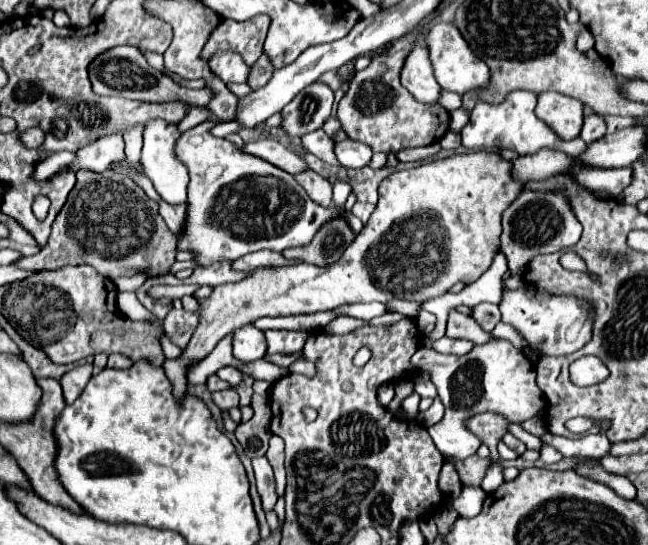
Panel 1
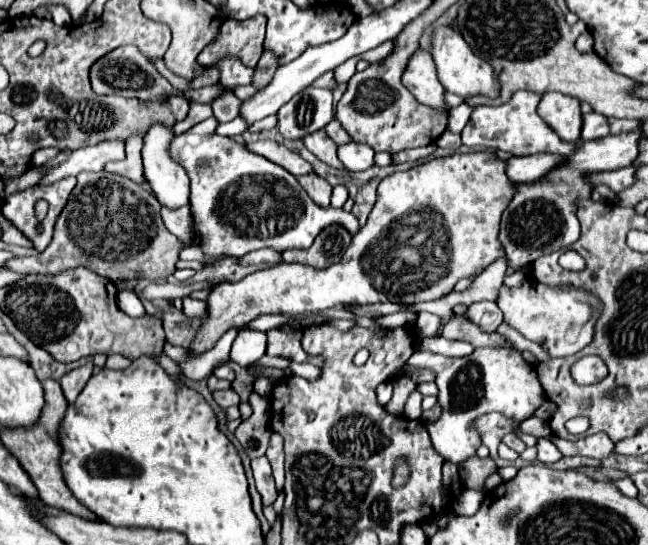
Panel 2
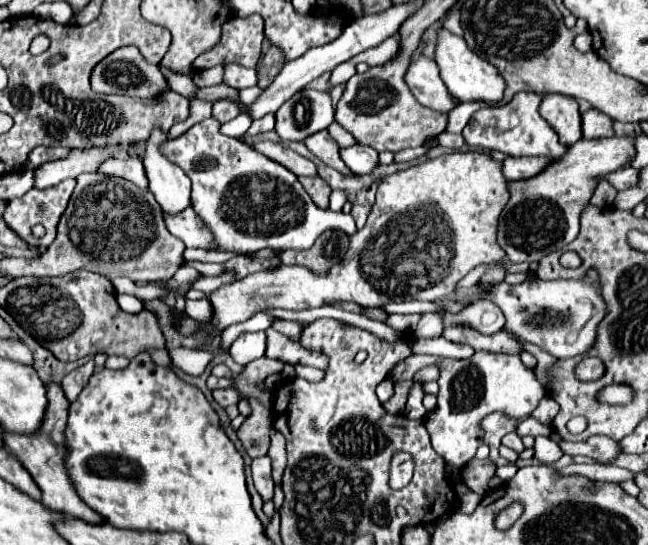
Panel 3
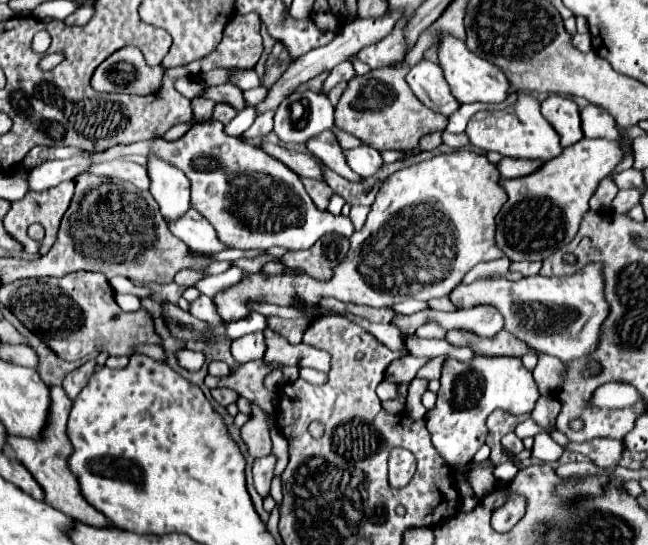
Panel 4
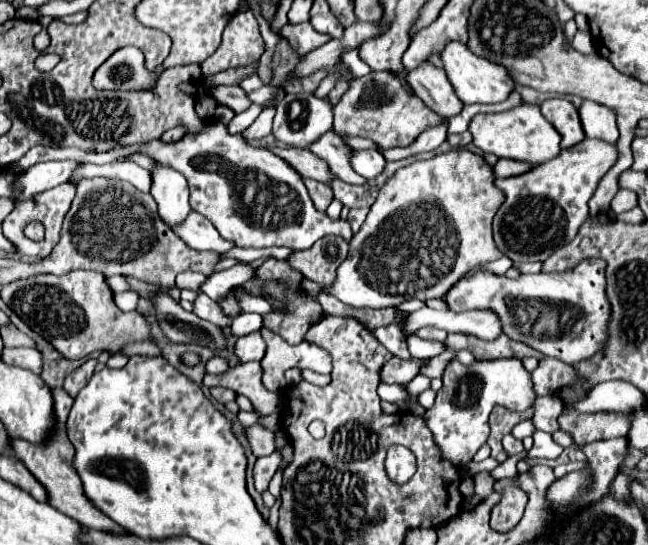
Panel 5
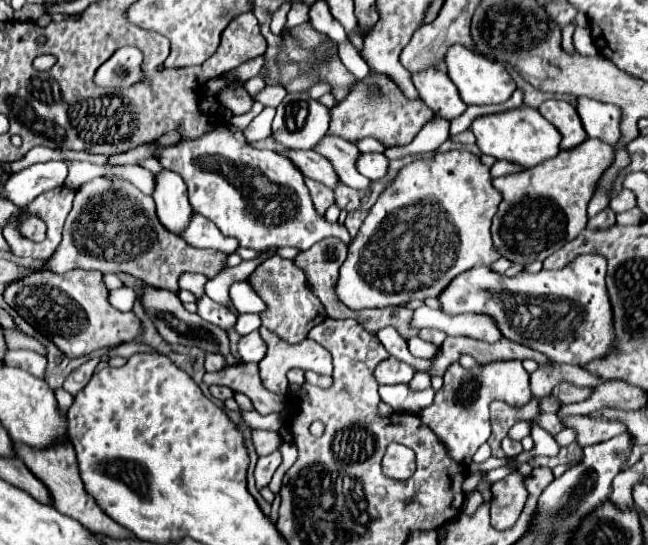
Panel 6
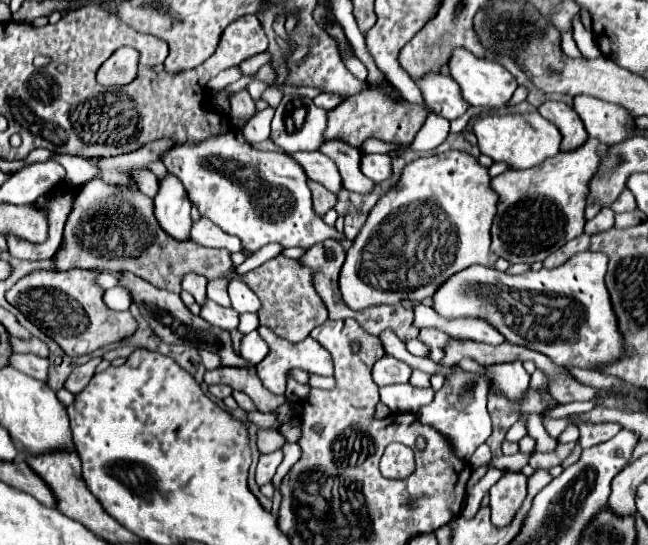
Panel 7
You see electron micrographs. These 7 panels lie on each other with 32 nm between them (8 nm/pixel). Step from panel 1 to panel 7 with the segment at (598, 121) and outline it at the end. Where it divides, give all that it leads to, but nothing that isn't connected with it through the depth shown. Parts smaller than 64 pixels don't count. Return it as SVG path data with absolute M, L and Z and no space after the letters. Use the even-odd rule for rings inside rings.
M576 96L572 106L582 118L590 138L596 138L604 144L616 144L630 136L628 120L632 120L632 116L624 106L592 96Z

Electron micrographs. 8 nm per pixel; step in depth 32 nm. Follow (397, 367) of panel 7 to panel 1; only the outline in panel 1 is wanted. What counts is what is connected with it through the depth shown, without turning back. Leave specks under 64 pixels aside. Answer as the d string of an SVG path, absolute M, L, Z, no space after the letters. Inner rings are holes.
M494 340L484 346L474 346L474 350L466 356L438 354L430 348L420 348L410 362L416 370L428 370L432 382L438 386L438 398L444 404L444 416L434 426L428 426L428 434L444 458L464 460L476 454L482 442L468 428L468 420L472 416L482 412L498 412L510 422L520 424L528 418L534 418L544 406L544 394L536 384L534 364L508 340Z

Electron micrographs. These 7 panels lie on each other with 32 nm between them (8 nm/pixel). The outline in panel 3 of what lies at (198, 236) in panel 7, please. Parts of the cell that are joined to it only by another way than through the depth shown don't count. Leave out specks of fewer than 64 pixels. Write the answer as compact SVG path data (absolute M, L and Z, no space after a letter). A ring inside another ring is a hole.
M186 208L178 216L164 216L164 220L170 234L180 238L188 248L202 248L202 250L218 248L212 230L200 220L200 216L192 208Z

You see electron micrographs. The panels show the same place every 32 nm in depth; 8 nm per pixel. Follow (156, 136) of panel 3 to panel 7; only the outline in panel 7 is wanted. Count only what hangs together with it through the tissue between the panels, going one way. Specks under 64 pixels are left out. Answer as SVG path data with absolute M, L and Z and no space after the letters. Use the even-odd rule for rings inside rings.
M168 174L160 180L160 192L154 198L154 216L160 228L174 240L188 240L192 218L190 218L190 200L176 176Z

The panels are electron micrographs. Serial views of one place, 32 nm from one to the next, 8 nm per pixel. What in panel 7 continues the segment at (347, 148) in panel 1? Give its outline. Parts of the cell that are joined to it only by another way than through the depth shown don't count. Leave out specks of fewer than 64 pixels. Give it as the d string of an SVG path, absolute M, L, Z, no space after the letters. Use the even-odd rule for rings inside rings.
M366 154L360 160L360 168L376 184L392 178L392 158L388 154Z

